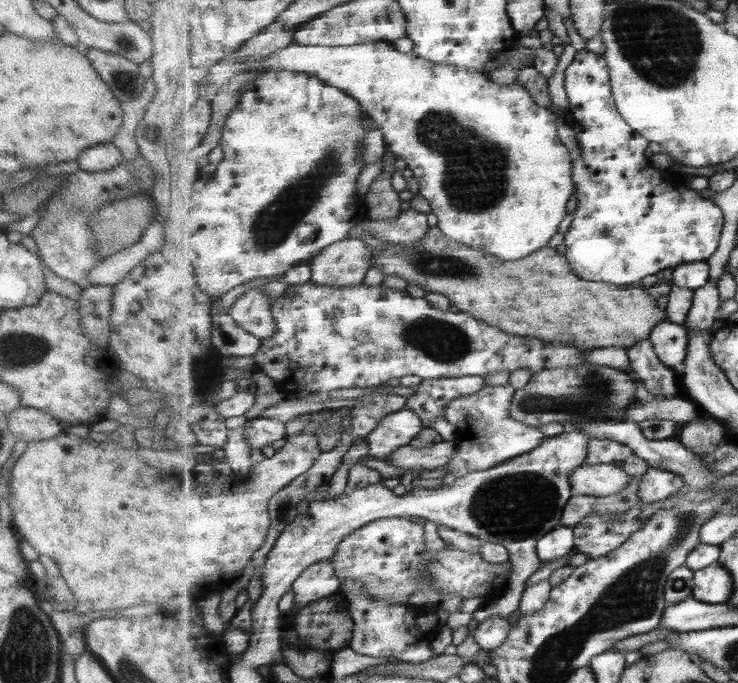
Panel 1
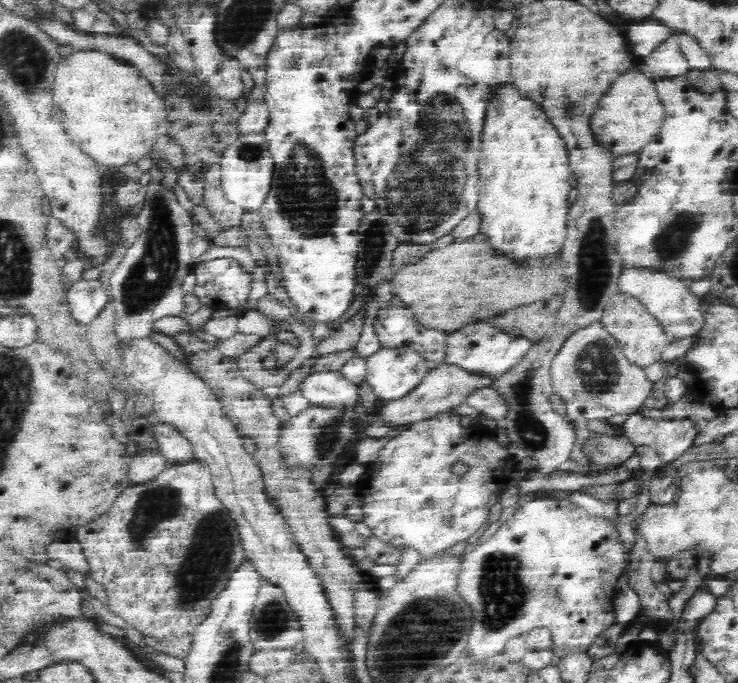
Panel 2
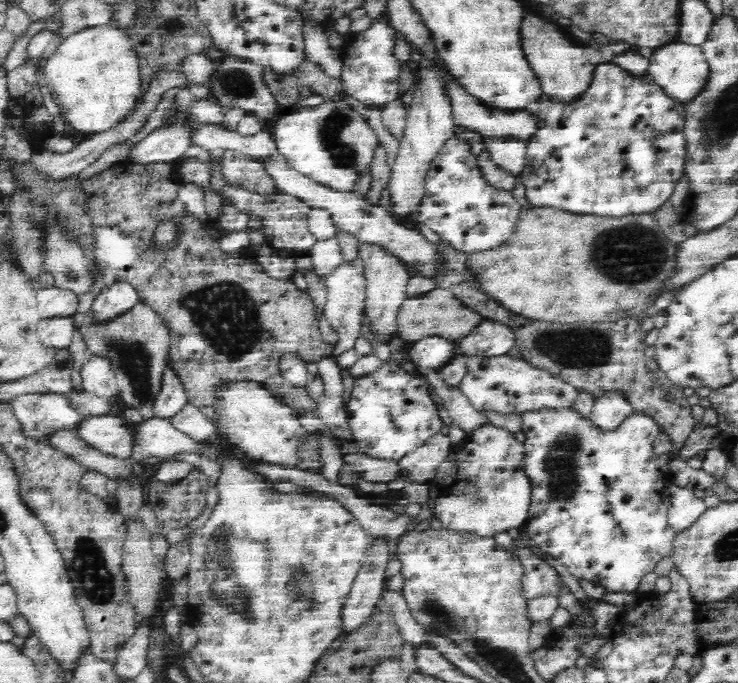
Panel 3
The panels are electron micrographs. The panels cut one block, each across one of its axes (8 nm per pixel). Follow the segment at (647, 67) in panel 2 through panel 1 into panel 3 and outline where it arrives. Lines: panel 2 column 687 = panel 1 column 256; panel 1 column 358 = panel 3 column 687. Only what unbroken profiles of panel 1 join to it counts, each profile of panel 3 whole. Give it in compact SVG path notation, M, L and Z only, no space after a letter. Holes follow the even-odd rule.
M676 42L676 44L665 44L655 49L648 59L647 73L668 93L668 96L684 104L703 89L709 75L709 67L699 46Z

